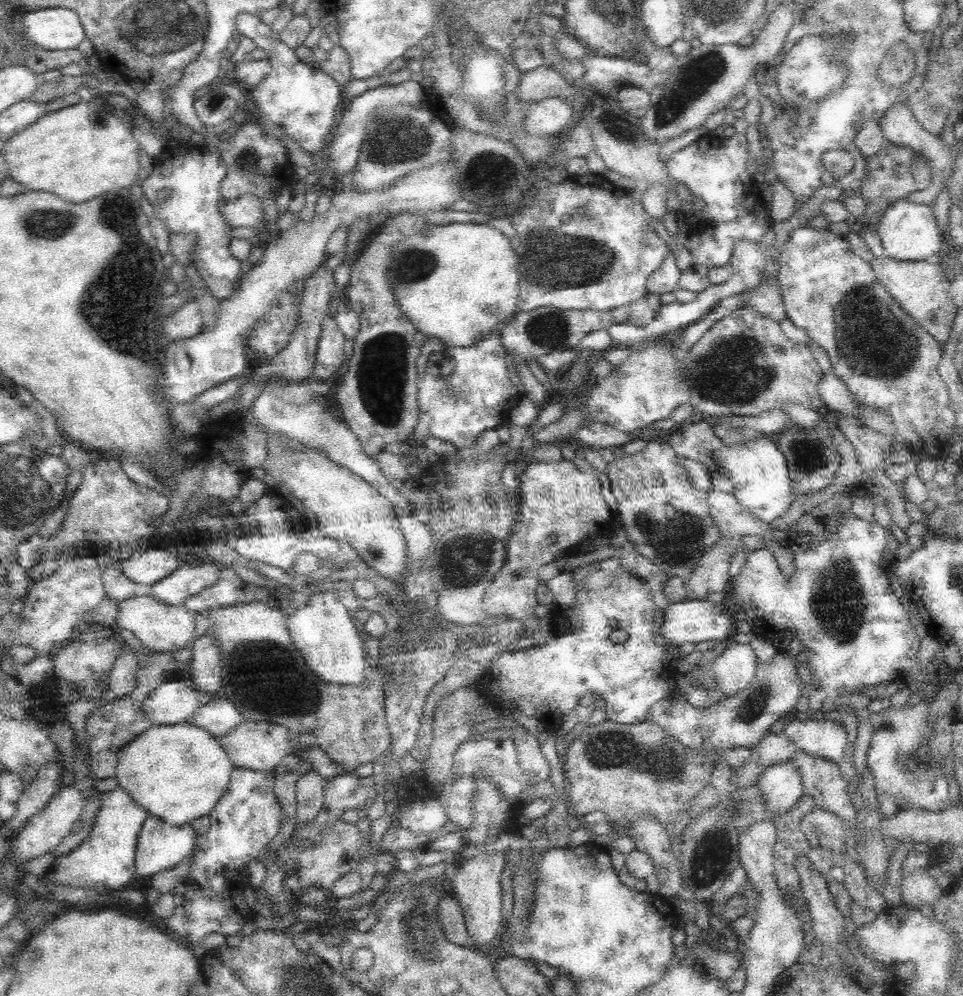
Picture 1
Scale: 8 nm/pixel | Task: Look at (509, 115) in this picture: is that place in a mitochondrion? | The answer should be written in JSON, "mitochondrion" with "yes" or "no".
{"mitochondrion":"no"}

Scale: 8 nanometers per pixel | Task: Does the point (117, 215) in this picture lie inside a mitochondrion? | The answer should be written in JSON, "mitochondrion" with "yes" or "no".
{"mitochondrion":"yes"}

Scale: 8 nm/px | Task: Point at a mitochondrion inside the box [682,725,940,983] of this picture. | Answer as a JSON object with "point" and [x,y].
{"point":[705,867]}

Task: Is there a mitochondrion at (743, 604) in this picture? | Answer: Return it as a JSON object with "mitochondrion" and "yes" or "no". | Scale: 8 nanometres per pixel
{"mitochondrion":"no"}

